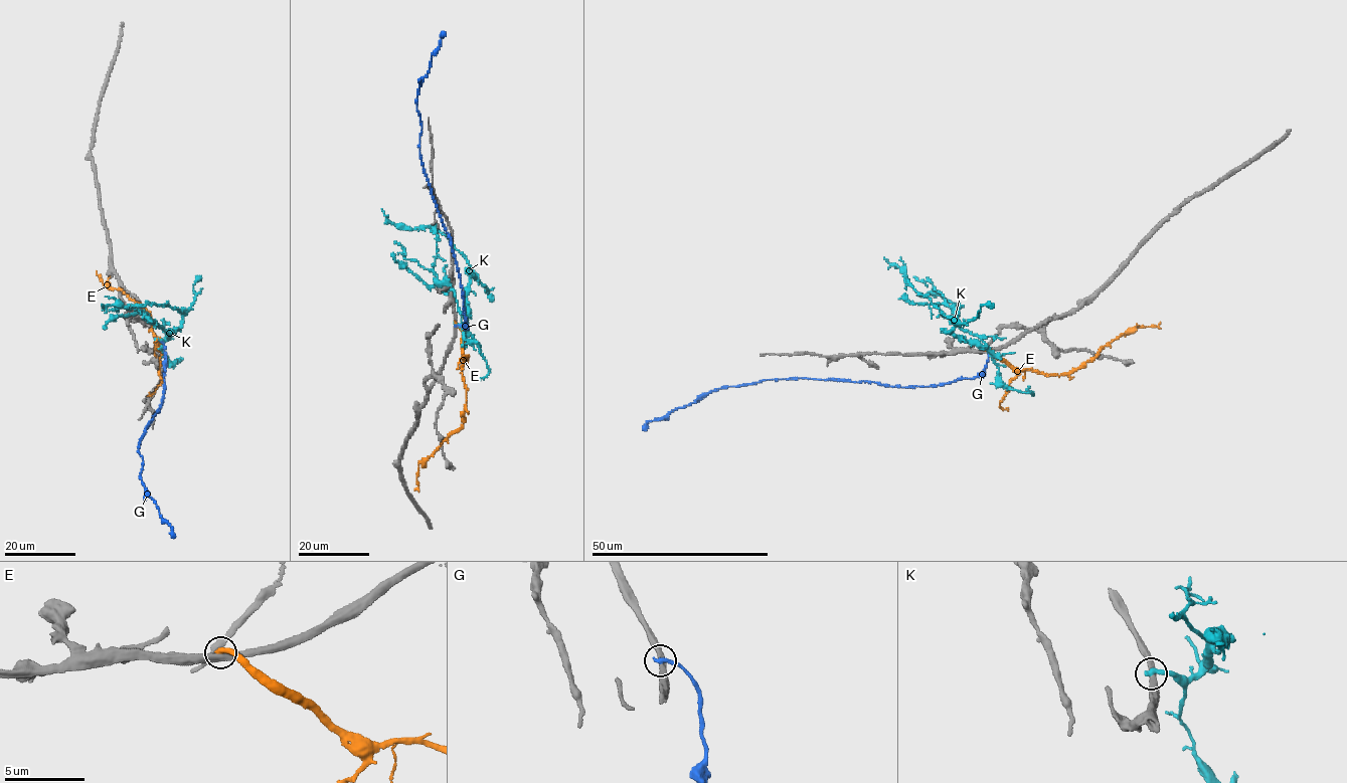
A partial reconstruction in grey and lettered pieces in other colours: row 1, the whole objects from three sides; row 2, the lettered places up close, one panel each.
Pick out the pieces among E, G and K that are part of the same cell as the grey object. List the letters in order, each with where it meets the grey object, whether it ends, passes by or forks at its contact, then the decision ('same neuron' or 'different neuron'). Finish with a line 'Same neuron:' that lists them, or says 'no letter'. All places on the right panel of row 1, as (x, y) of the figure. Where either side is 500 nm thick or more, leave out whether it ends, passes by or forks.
E: (986, 350) | it ends | different neuron
G: (988, 349) | it ends | different neuron
K: (987, 350) | it ends | different neuron
Same neuron: no letter

